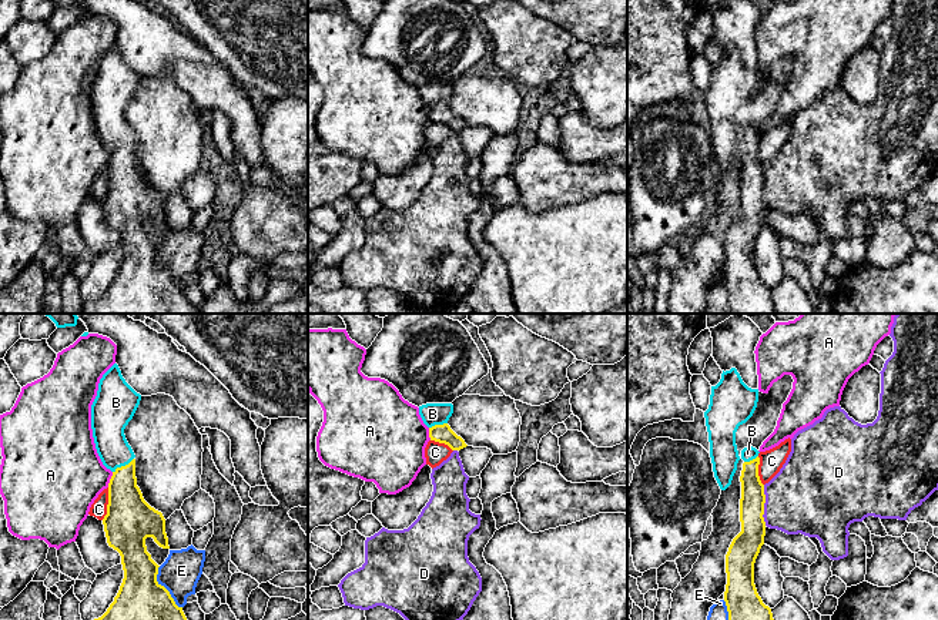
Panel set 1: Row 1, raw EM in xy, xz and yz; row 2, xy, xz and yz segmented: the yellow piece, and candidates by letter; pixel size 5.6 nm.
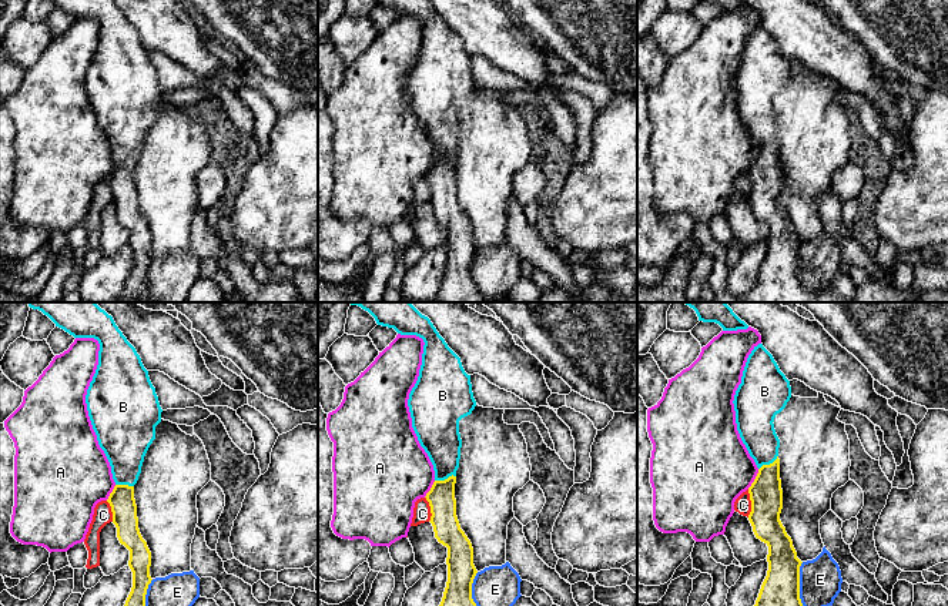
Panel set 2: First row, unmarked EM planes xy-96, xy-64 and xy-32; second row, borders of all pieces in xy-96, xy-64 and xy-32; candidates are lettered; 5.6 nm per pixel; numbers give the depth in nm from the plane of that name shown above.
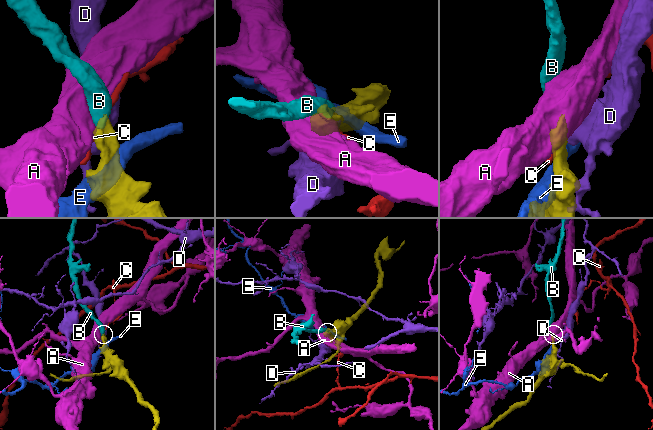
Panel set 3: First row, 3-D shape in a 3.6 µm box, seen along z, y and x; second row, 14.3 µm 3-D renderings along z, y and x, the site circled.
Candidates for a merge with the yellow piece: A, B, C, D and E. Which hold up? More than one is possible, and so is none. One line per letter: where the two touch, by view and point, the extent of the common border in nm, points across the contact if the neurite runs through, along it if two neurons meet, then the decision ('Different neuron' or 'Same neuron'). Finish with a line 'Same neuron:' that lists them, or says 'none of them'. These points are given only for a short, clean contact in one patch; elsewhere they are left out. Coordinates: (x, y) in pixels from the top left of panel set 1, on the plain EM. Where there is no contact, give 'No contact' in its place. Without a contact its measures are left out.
A: Touches yellow at xy (110, 160). Shared border 90 nm. Different neuron
B: Touches yellow at xy (123, 147). Shared border 150 nm. Path across: xy (127, 191), (123, 174), (123, 147), (111, 127), (107, 106). Same neuron
C: Touches yellow at xy (109, 184). Shared border 190 nm. Boundary: xy (109, 168), (107, 194), (101, 200). Different neuron
D: Touches yellow at yz (763, 186). Shared border 240 nm. Different neuron
E: Touches yellow at xy (164, 268). Shared border 280 nm. Different neuron
Same neuron: B

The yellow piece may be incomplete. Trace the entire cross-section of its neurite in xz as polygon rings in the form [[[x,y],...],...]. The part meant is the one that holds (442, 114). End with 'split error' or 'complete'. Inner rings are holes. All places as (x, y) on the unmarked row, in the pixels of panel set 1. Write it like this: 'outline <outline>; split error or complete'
outline [[[426,84],[419,87],[419,95],[423,104],[429,108],[431,121],[445,124],[452,131],[460,131],[468,125],[448,105],[448,101],[452,94],[452,84]]]; split error

